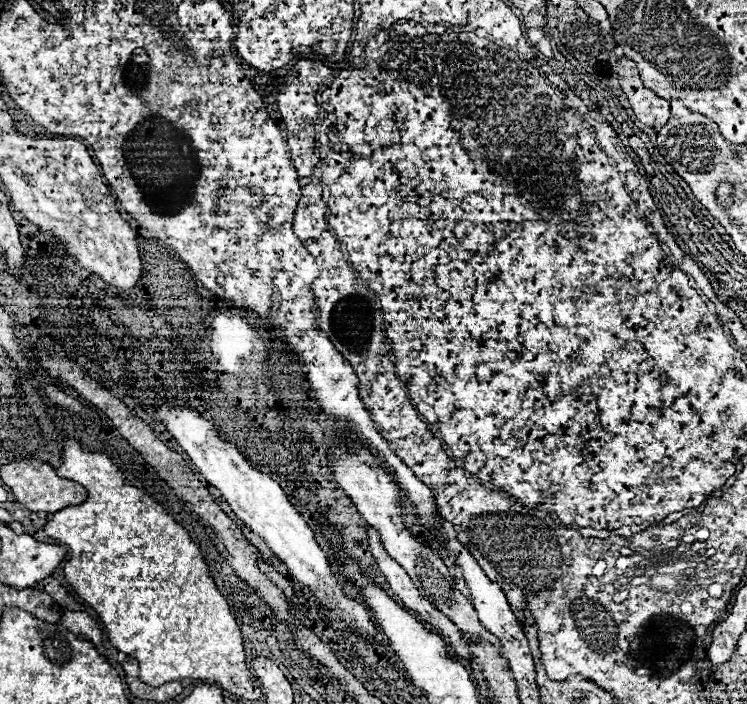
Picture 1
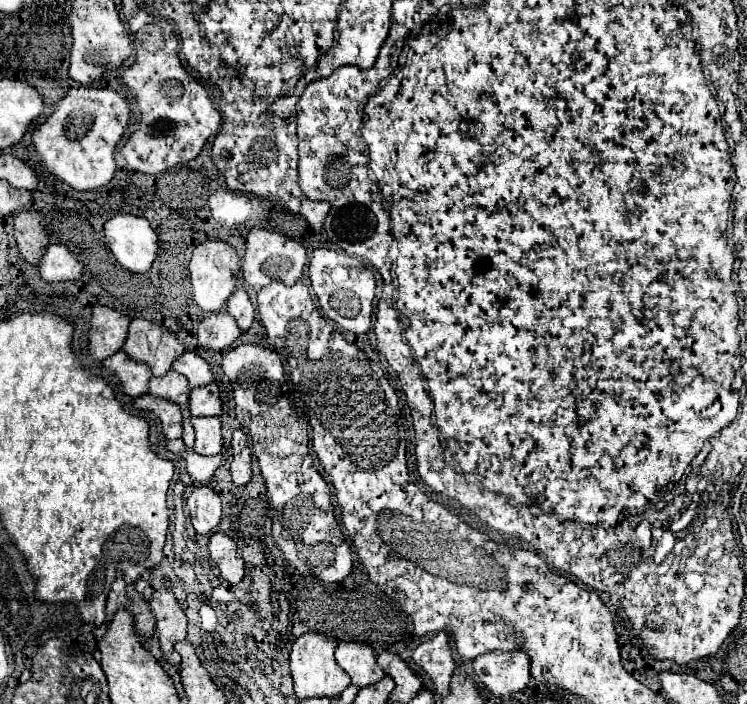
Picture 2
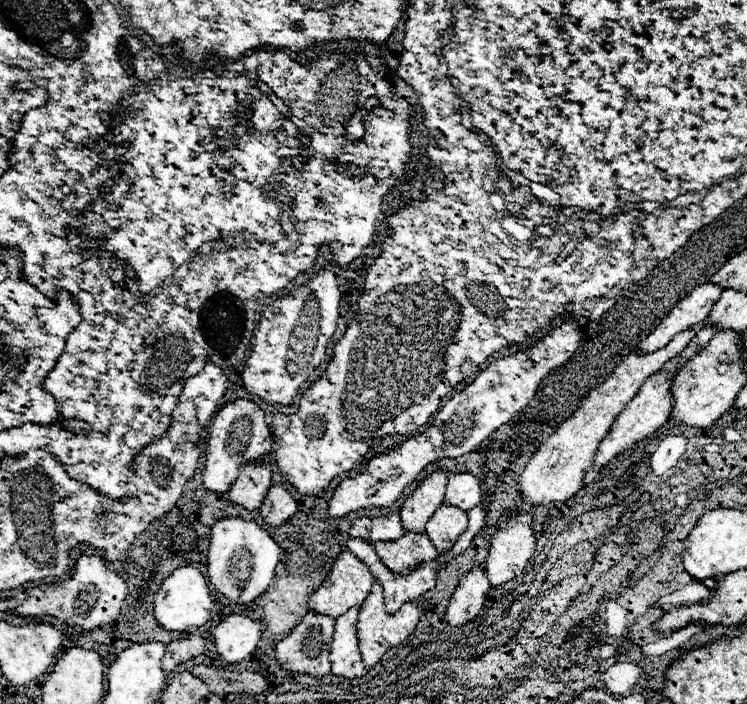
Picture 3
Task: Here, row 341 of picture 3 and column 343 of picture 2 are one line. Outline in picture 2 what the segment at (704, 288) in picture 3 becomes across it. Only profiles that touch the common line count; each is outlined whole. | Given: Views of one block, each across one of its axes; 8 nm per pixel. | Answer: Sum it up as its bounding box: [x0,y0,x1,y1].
[336,642,384,688]

